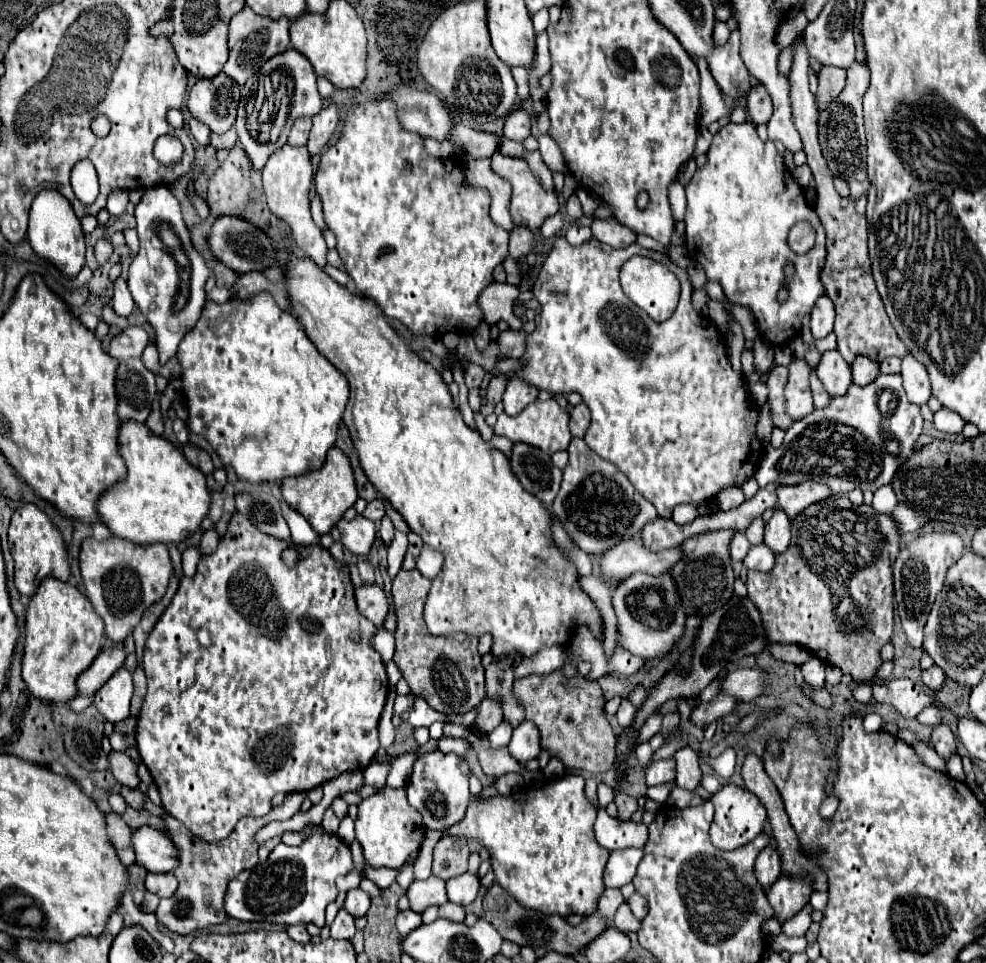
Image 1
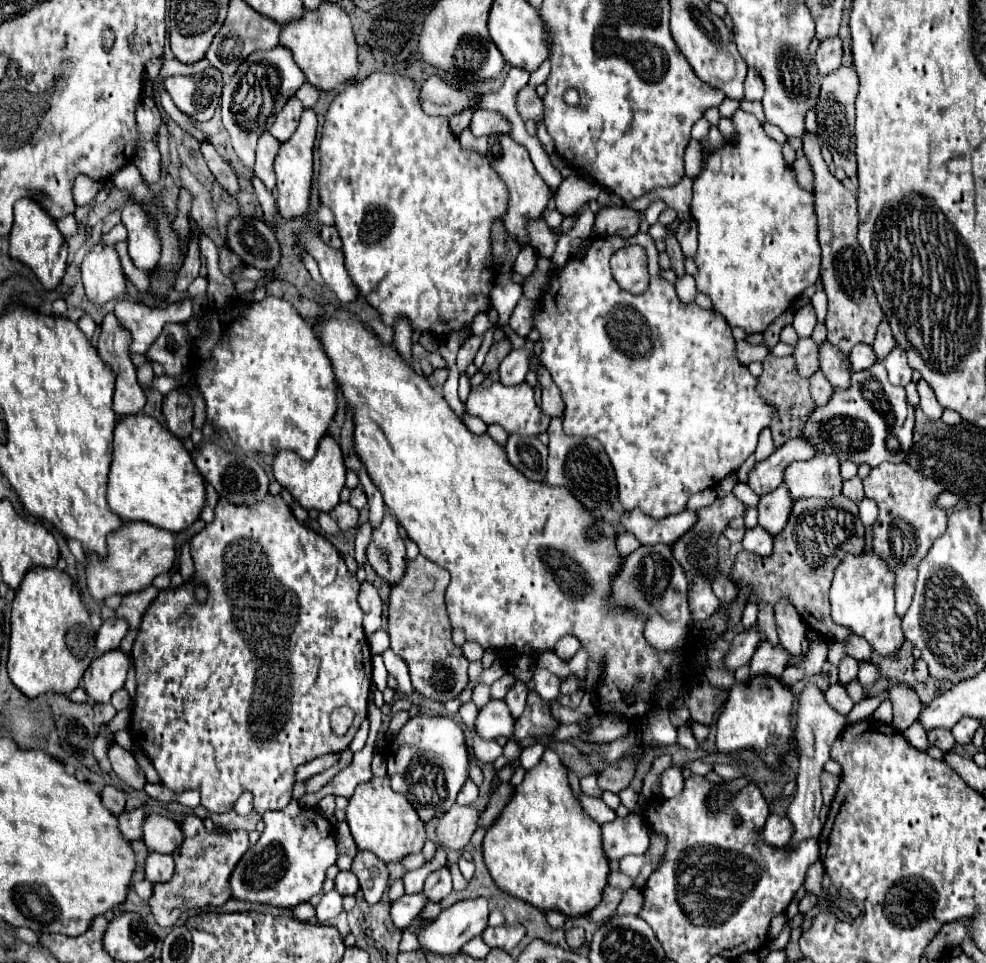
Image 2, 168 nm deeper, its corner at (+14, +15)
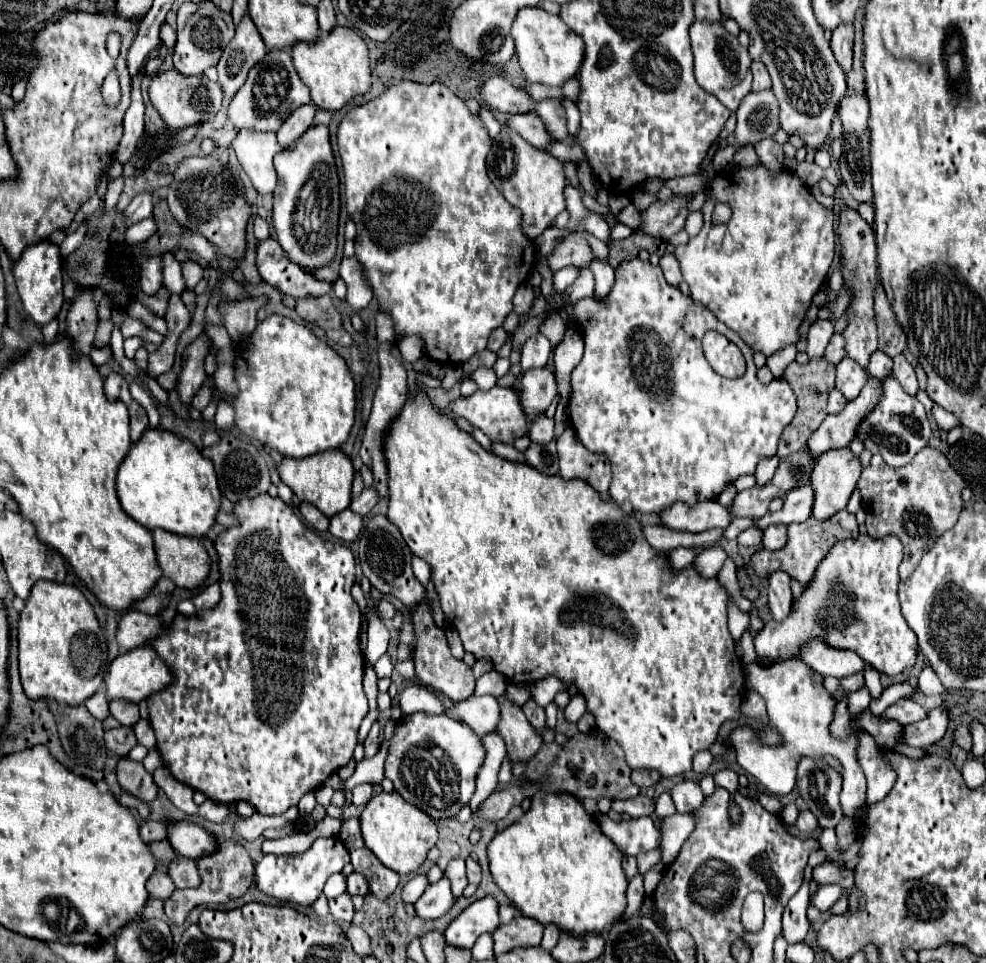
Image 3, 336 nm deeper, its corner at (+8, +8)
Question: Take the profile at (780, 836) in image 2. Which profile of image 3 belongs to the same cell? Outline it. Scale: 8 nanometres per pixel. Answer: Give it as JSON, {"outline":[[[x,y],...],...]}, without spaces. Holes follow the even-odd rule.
{"outline":[[[802,811],[796,819],[796,825],[794,825],[800,833],[804,835],[810,835],[814,829],[818,829],[818,821],[814,819],[814,815],[810,811]]]}

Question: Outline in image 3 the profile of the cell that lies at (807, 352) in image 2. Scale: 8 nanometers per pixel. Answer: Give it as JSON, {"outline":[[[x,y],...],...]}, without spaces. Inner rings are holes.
{"outline":[[[836,333],[836,335],[832,335],[832,339],[830,339],[828,347],[826,347],[824,359],[826,359],[828,363],[836,365],[844,355],[846,355],[846,351],[844,351],[844,339],[842,339],[840,333]]]}

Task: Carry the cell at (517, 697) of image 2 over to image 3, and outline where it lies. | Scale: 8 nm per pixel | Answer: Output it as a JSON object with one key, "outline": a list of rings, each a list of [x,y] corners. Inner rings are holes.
{"outline":[[[530,699],[528,703],[524,703],[522,711],[526,713],[528,721],[530,721],[534,727],[538,727],[538,729],[544,729],[544,717],[546,717],[546,713],[544,713],[544,707],[536,705],[536,703]]]}

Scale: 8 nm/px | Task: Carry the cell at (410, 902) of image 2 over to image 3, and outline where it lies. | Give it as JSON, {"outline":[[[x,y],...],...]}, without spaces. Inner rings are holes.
{"outline":[[[442,877],[438,883],[432,883],[428,891],[416,901],[416,915],[422,919],[438,919],[454,905],[454,897],[450,893],[450,883]]]}

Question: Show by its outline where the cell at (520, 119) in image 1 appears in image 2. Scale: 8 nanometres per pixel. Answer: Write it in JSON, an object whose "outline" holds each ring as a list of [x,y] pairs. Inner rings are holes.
{"outline":[[[526,86],[518,94],[518,112],[524,120],[544,122],[544,104],[542,98],[536,94],[536,88]]]}

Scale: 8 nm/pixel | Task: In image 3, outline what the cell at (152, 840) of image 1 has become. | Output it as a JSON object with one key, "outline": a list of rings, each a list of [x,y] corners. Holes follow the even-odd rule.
{"outline":[[[170,821],[166,823],[166,839],[170,839],[172,849],[178,857],[198,859],[202,855],[210,855],[214,851],[214,835],[194,823],[186,821]]]}

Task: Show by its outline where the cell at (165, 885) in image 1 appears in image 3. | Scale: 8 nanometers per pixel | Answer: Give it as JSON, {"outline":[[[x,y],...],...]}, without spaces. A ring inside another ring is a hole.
{"outline":[[[176,857],[168,867],[168,877],[174,881],[176,889],[188,889],[196,887],[200,883],[200,875],[196,869],[196,861]]]}

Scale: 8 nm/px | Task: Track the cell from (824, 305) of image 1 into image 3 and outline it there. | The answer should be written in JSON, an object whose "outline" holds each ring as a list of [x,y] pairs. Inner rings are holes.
{"outline":[[[818,319],[818,321],[814,321],[814,323],[810,325],[808,335],[806,335],[806,339],[808,339],[808,349],[806,349],[806,353],[808,353],[810,359],[818,359],[818,357],[824,355],[824,349],[826,349],[826,345],[828,345],[832,333],[834,333],[832,323],[826,321],[826,319]]]}

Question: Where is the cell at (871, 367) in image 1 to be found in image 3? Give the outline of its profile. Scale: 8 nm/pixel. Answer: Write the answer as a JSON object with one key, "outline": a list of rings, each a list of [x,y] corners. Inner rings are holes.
{"outline":[[[874,351],[870,355],[870,363],[868,363],[866,371],[874,379],[884,379],[892,371],[892,359],[886,353],[882,353],[882,351]]]}

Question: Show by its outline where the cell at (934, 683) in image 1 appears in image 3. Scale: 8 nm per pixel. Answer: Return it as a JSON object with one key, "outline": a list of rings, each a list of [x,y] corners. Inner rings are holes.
{"outline":[[[906,699],[906,701],[896,701],[892,707],[886,709],[881,717],[898,721],[902,727],[908,727],[908,725],[918,723],[920,719],[924,719],[926,717],[926,711],[916,701]]]}

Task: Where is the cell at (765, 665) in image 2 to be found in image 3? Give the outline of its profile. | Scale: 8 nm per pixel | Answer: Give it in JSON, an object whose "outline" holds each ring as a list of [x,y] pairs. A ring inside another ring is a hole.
{"outline":[[[812,637],[804,641],[794,659],[804,661],[808,667],[812,667],[816,673],[824,677],[832,675],[840,679],[864,669],[864,661],[858,655],[854,655],[854,651],[830,647],[820,637]]]}

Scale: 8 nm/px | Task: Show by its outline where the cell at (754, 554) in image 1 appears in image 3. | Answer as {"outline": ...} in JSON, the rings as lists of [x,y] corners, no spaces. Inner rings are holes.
{"outline":[[[770,525],[762,531],[762,547],[768,551],[778,551],[786,545],[786,527],[778,527],[778,525]]]}

